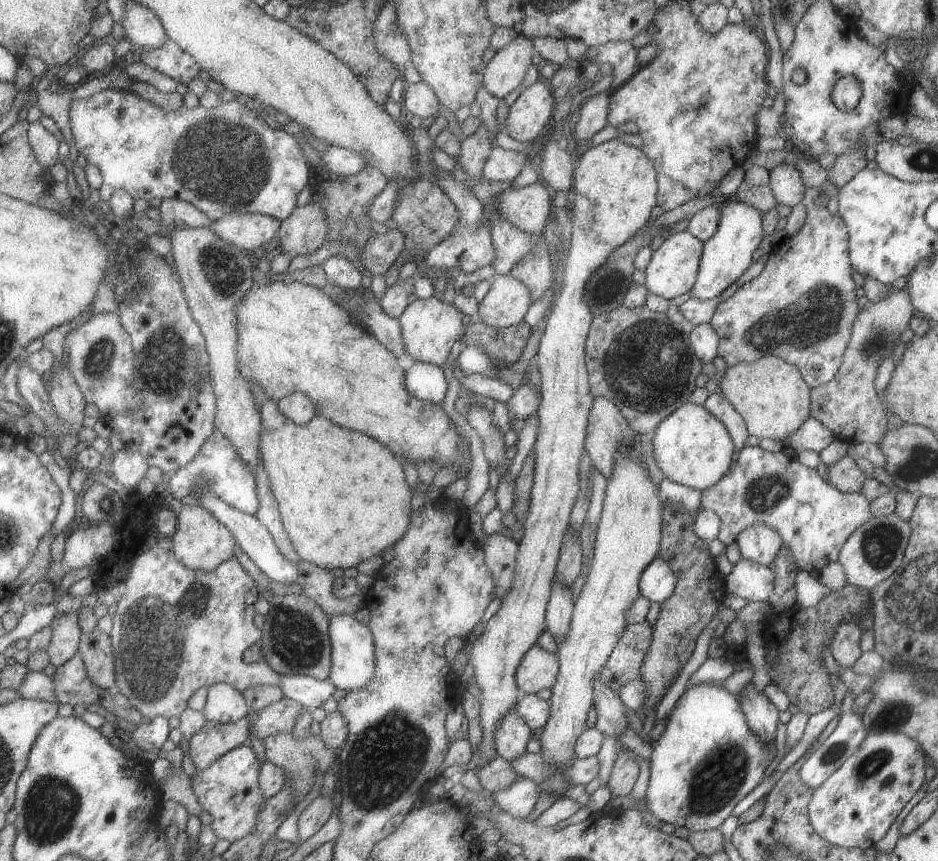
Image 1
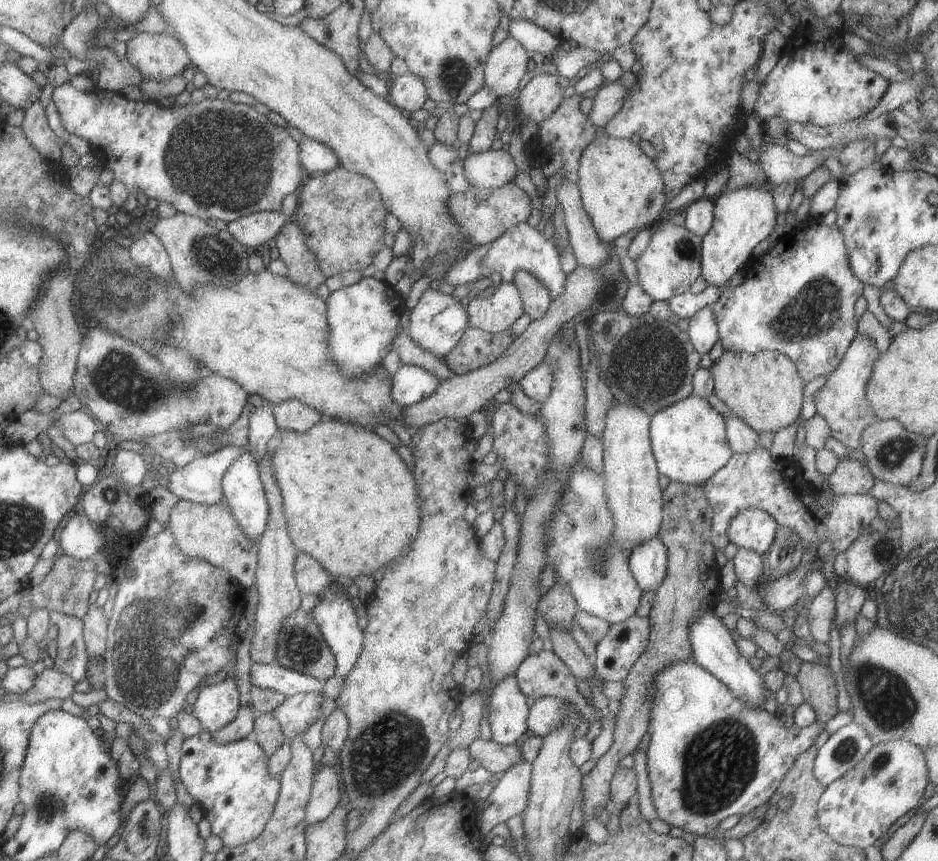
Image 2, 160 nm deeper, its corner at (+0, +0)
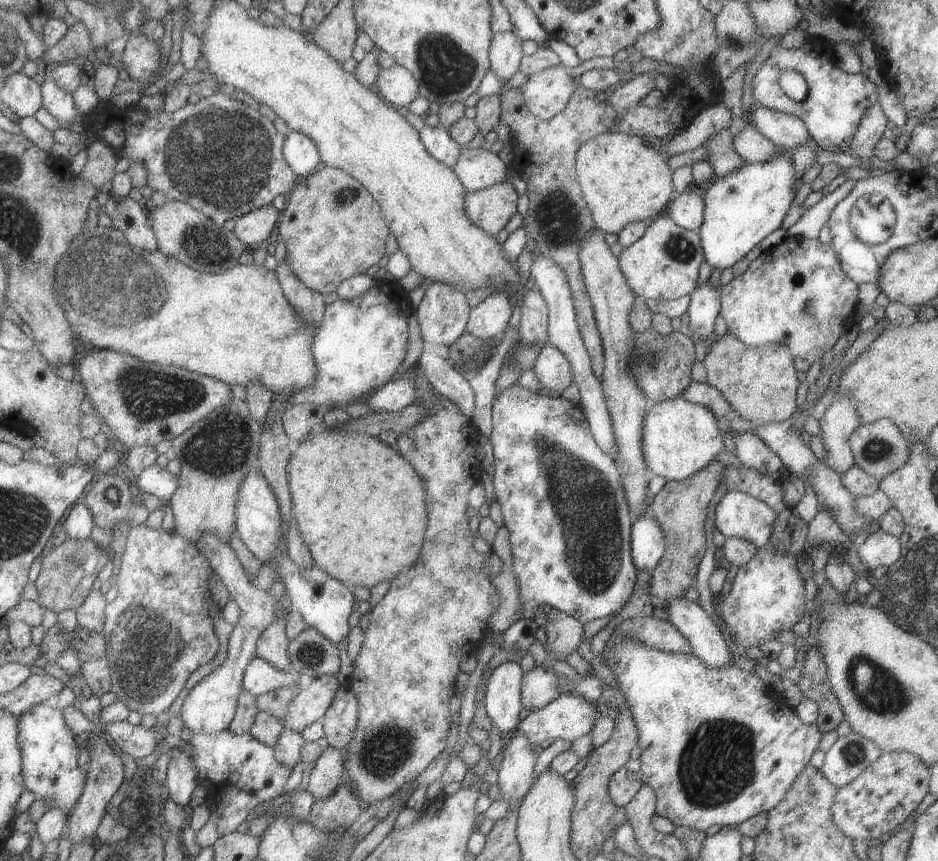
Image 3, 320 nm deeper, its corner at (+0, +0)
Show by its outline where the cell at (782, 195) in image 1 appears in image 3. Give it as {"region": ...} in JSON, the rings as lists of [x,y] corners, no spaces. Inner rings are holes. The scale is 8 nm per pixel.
{"region":[[[746,124],[739,133],[732,136],[731,146],[734,153],[745,163],[766,161],[779,151],[787,151],[776,147],[751,124]]]}

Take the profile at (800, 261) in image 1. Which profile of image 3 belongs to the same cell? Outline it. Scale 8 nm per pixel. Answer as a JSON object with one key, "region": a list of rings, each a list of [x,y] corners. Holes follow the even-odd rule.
{"region":[[[786,237],[780,244],[773,247],[769,247],[761,251],[759,256],[752,261],[749,261],[749,264],[746,270],[739,274],[734,275],[734,277],[727,282],[727,284],[721,286],[720,288],[720,312],[723,320],[726,324],[726,332],[731,333],[733,336],[736,336],[741,342],[744,342],[746,345],[758,347],[759,345],[764,345],[767,343],[779,343],[784,344],[788,348],[788,351],[791,353],[793,359],[793,366],[795,370],[807,371],[809,366],[815,359],[821,360],[821,355],[825,350],[832,347],[837,339],[844,333],[843,322],[847,318],[851,318],[855,305],[859,304],[857,300],[857,285],[854,280],[851,280],[842,270],[837,257],[835,256],[832,245],[823,244],[818,241],[818,239],[799,239],[799,238],[789,238]]]}

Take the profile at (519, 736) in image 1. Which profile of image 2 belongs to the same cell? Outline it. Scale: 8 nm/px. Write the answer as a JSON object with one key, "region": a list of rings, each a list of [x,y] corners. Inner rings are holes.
{"region":[[[516,674],[504,676],[491,689],[488,718],[492,739],[500,745],[510,745],[526,730],[528,717],[525,695],[519,690]]]}

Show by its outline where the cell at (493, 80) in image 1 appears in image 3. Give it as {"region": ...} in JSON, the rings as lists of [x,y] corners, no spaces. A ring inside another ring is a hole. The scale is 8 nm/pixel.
{"region":[[[501,31],[491,37],[488,61],[498,79],[508,80],[518,70],[523,55],[521,40],[512,31]]]}

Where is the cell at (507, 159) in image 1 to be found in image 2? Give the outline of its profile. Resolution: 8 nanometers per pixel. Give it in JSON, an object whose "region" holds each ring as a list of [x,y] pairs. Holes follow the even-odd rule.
{"region":[[[502,149],[468,153],[462,167],[469,186],[480,189],[503,186],[519,172],[509,153]]]}

